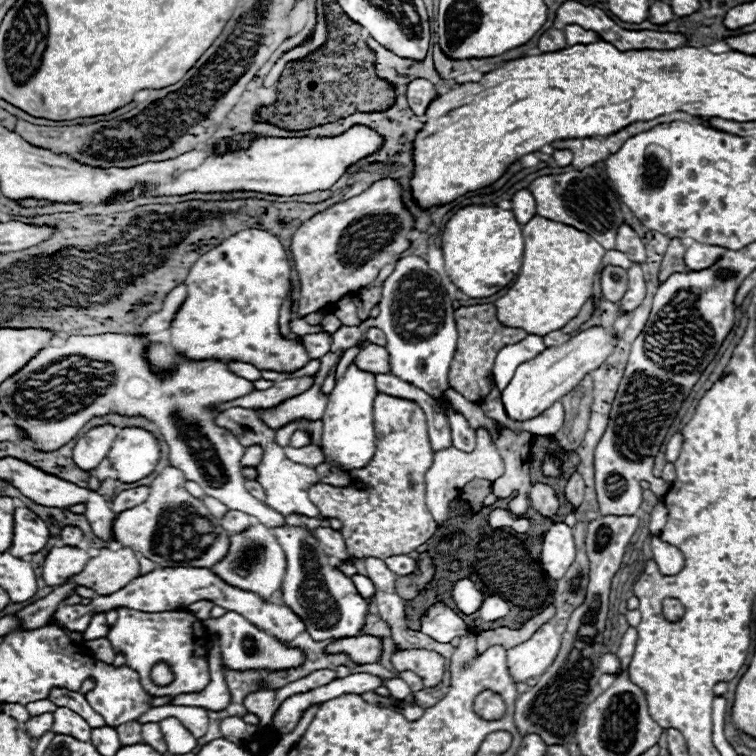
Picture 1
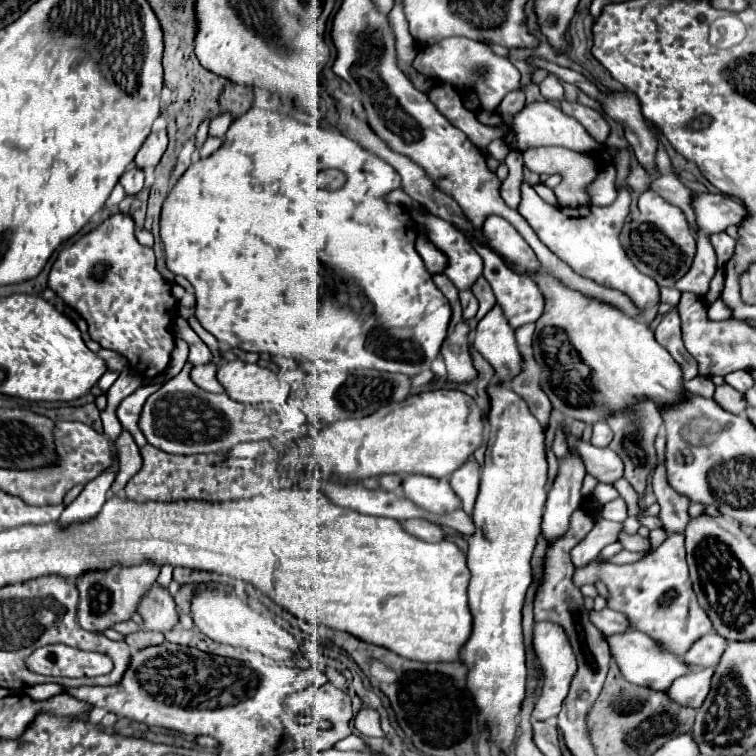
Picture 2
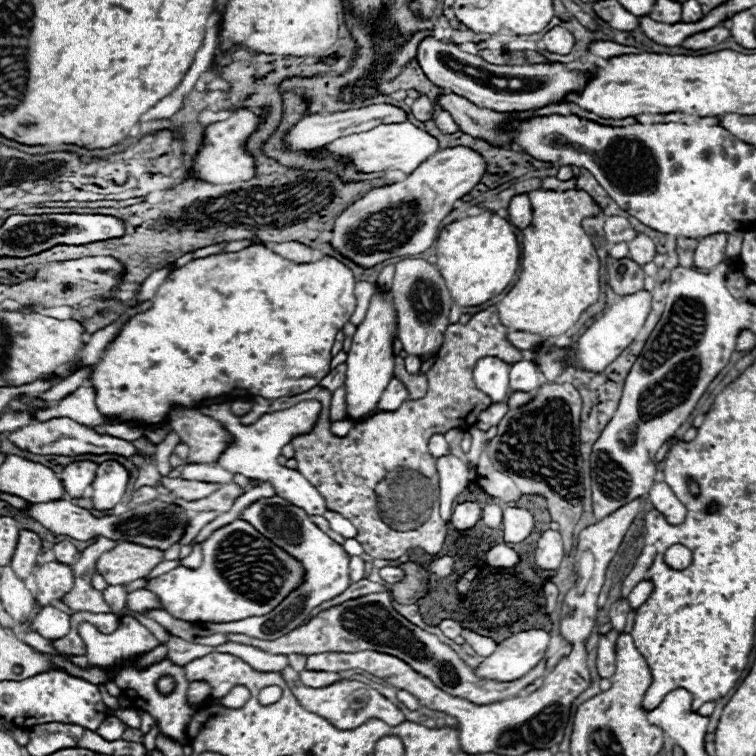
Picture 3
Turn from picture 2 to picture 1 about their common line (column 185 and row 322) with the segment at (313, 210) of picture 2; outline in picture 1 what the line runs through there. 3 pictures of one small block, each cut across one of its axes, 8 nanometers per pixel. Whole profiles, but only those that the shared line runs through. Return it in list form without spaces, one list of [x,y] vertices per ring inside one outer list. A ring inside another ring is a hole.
[[[248,228],[206,252],[190,268],[186,288],[188,296],[170,326],[176,352],[192,360],[242,360],[278,372],[302,368],[310,360],[296,340],[284,340],[278,332],[278,312],[290,288],[290,260],[270,232]]]

